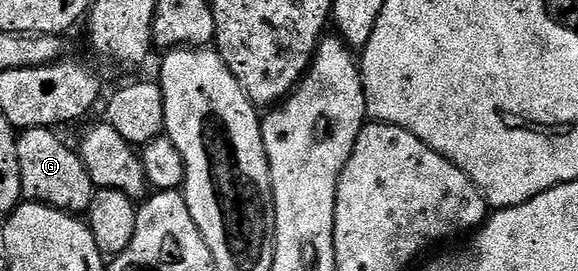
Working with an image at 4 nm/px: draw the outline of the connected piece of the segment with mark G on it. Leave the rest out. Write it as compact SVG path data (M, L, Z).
M26 128L17 135L24 200L57 208L59 212L87 213L98 189L92 183L79 151L73 145L71 148L58 133L51 128Z

